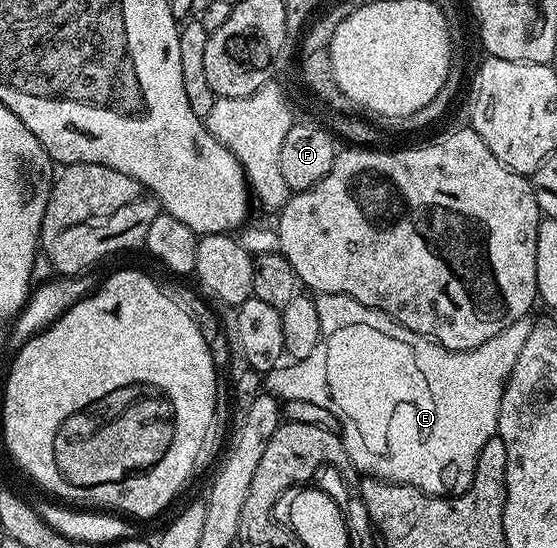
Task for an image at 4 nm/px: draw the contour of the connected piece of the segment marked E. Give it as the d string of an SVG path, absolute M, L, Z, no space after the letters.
M322 292L316 297L316 301L321 337L318 344L315 345L315 350L311 350L311 354L307 354L307 358L293 360L289 362L289 365L286 363L284 366L275 367L270 372L264 373L264 391L283 402L303 399L304 402L318 403L319 406L327 407L336 413L340 417L340 431L343 433L349 461L358 473L365 472L361 474L369 478L388 480L390 484L409 484L413 488L418 488L420 492L428 492L430 496L446 495L450 498L460 496L471 486L477 459L483 446L487 446L487 442L497 436L497 419L501 413L501 394L515 362L519 358L519 353L523 351L523 342L527 342L528 336L531 335L535 323L534 317L528 315L519 318L519 322L511 322L511 326L507 326L507 330L499 330L499 334L495 334L495 338L487 338L487 342L483 342L483 346L475 346L471 350L462 352L452 352L438 344L436 340L430 340L427 336L420 336L407 330L387 314L355 302L355 298L350 296Z

